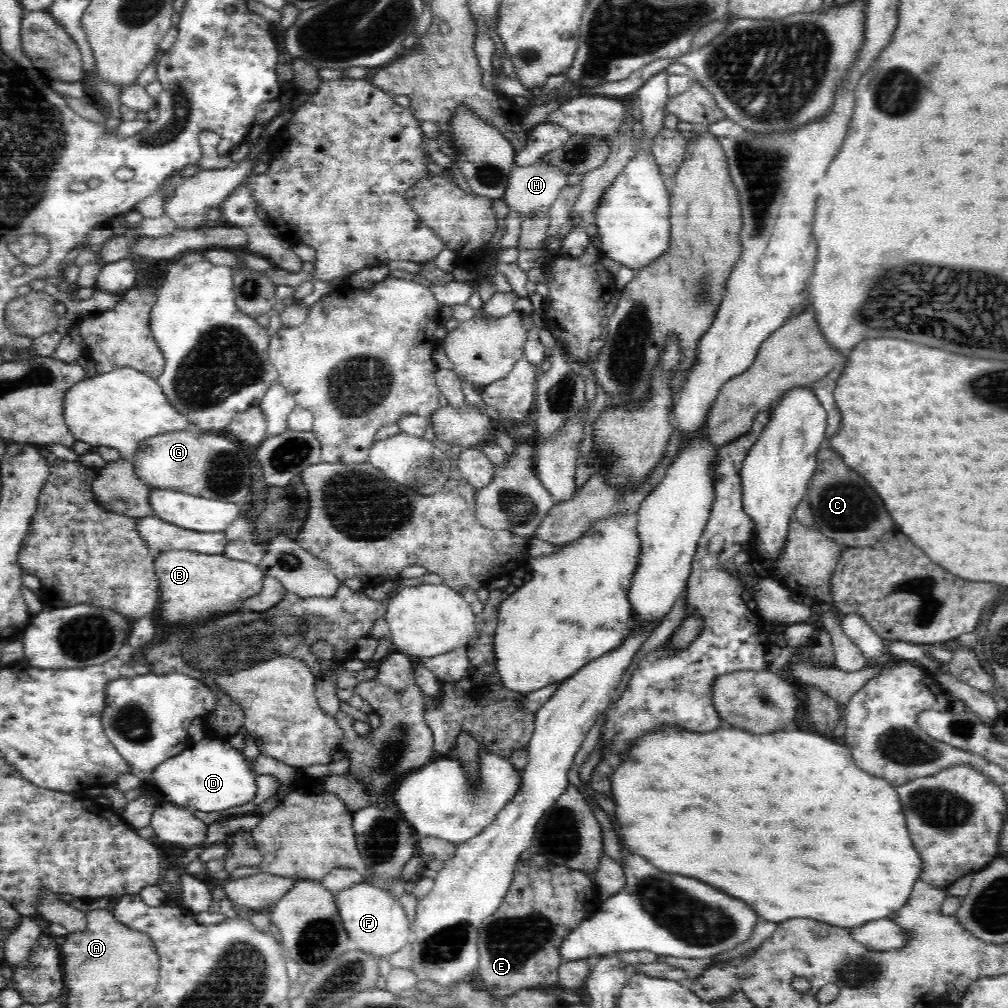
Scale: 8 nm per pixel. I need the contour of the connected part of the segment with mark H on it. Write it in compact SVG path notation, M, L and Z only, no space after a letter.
M545 160L536 161L529 165L514 165L512 174L508 177L506 194L503 197L510 210L521 213L523 219L535 215L542 209L548 209L558 200L558 194L562 192L568 183L568 174L560 170L552 163Z

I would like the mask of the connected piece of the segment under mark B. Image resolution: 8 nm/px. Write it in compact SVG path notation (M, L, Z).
M167 550L155 560L159 582L160 620L166 628L198 622L206 616L238 611L243 600L263 589L264 571L256 563L228 558L225 554L202 554L191 550Z

